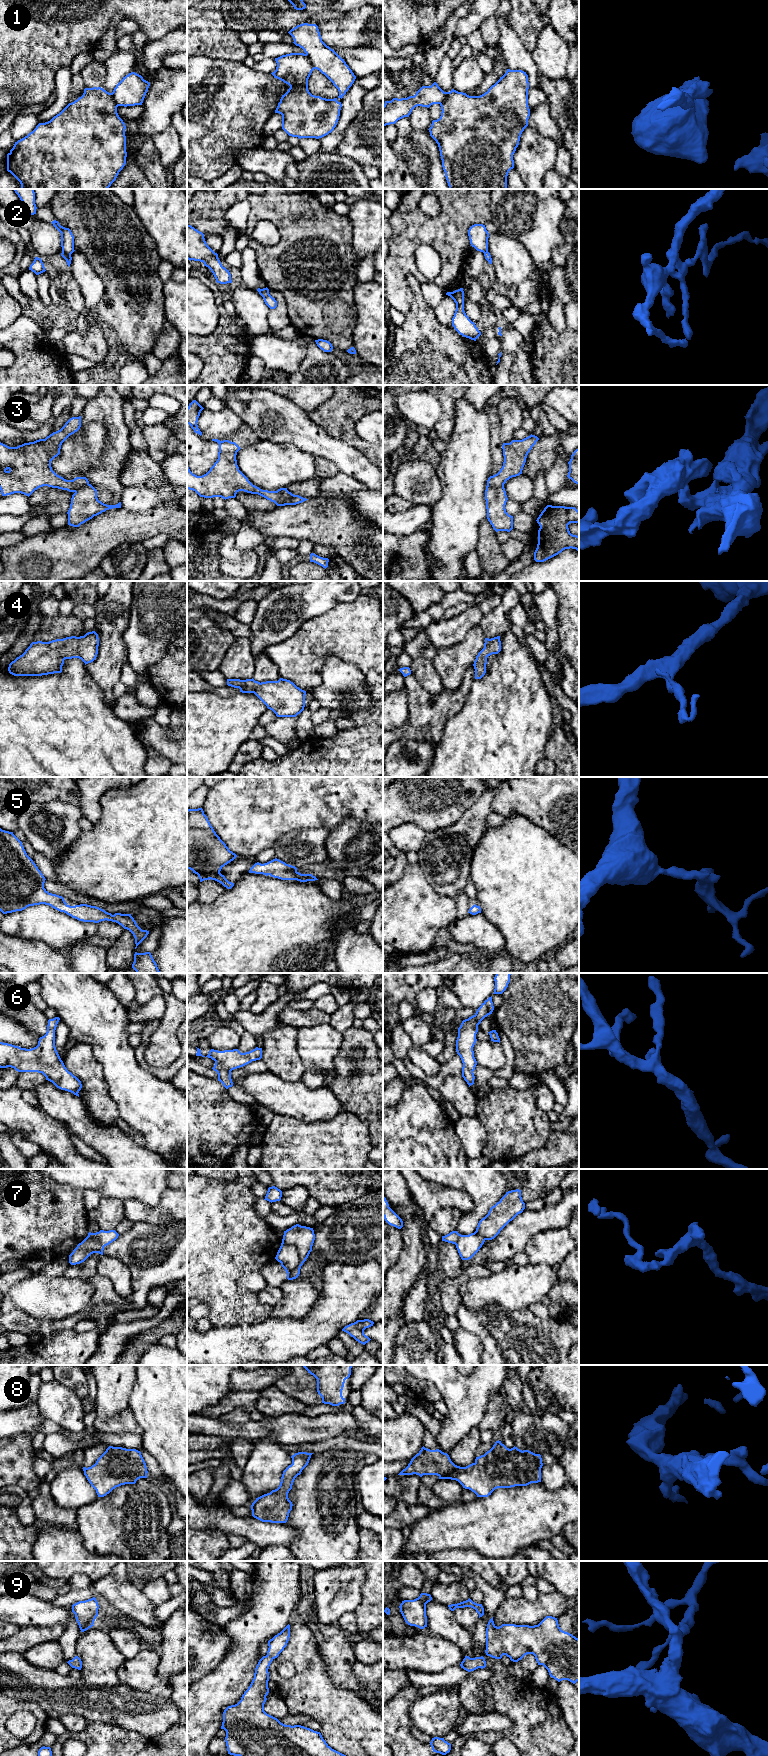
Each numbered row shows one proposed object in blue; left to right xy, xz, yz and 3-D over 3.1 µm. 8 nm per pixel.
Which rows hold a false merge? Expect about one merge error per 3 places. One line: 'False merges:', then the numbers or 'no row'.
False merges: 2, 3, 7

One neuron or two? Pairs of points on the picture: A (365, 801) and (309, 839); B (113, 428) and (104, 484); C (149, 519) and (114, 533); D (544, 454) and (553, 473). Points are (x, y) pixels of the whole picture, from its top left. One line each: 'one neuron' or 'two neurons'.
A: two neurons
B: one neuron
C: one neuron
D: two neurons

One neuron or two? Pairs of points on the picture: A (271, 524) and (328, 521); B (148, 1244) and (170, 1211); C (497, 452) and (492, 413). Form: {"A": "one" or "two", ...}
{"A": "one", "B": "two", "C": "one"}

